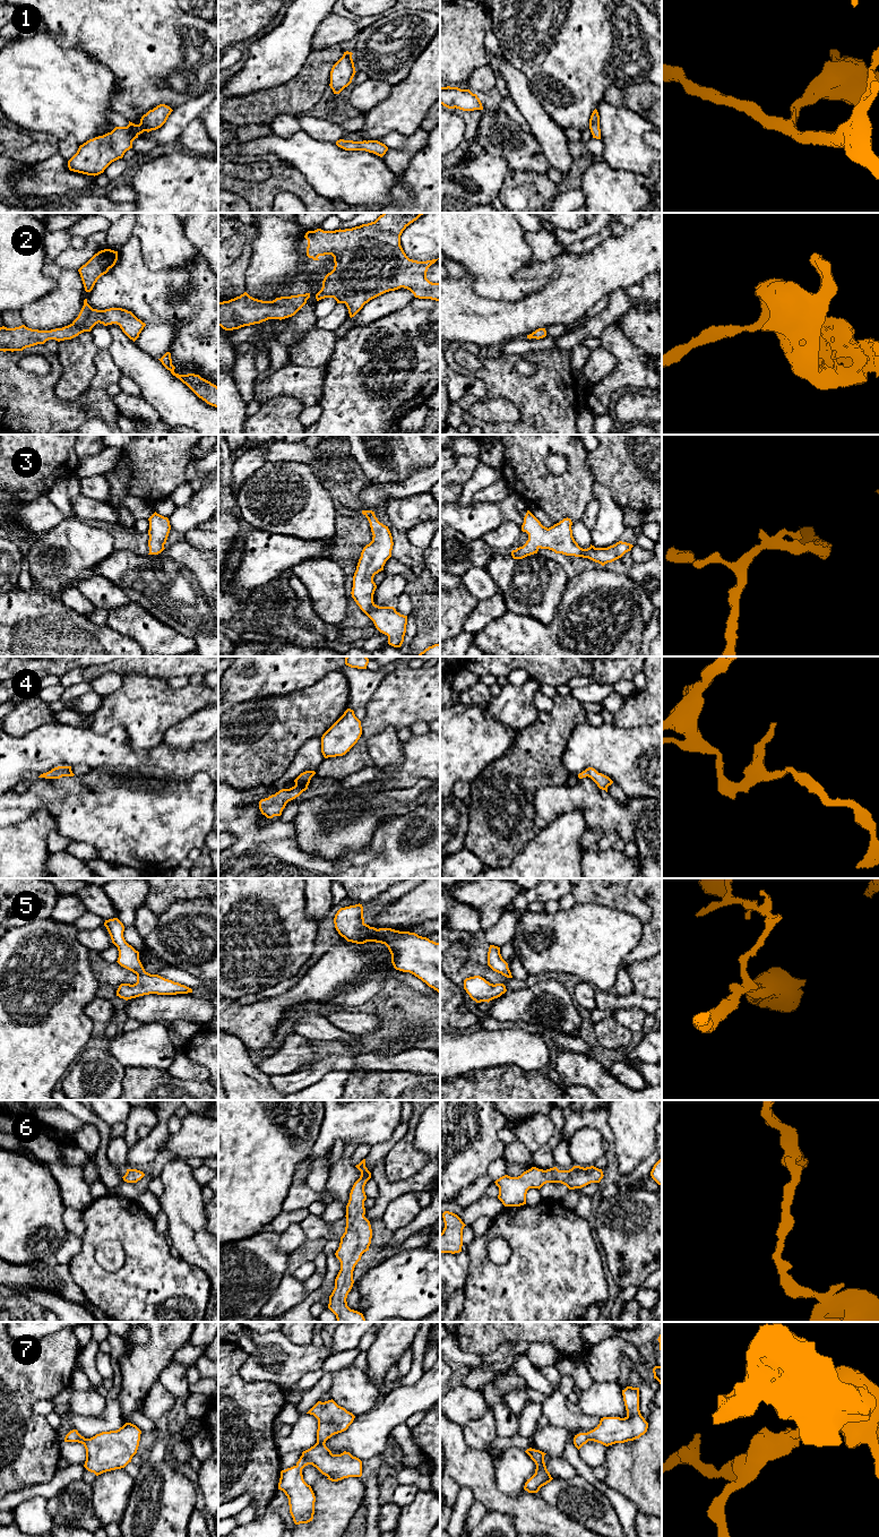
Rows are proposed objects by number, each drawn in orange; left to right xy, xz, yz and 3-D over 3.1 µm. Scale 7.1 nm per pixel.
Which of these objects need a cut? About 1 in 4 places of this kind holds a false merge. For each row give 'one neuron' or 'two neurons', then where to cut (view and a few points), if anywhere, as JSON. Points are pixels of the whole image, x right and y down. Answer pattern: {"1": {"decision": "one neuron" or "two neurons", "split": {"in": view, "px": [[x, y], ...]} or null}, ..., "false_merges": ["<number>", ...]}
{"1": {"decision": "one neuron", "split": null}, "2": {"decision": "one neuron", "split": null}, "3": {"decision": "one neuron", "split": null}, "4": {"decision": "one neuron", "split": null}, "5": {"decision": "one neuron", "split": null}, "6": {"decision": "one neuron", "split": null}, "7": {"decision": "one neuron", "split": null}, "false_merges": []}

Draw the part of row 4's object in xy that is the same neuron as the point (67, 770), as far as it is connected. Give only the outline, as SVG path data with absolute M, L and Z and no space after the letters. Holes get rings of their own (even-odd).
M58 766L51 771L41 774L38 778L45 779L60 779L62 776L74 776L75 774L71 771L71 766Z

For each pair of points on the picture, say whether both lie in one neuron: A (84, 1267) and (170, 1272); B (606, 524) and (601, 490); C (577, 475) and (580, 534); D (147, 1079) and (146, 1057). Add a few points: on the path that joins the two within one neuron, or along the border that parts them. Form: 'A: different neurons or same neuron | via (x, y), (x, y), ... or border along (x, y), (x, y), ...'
A: same neuron | via (105, 1278), (148, 1278)
B: same neuron | via (606, 516), (606, 501), (604, 498)
C: different neurons | border along (580, 520), (572, 524)
D: different neurons | border along (126, 1066), (151, 1066), (166, 1070)

